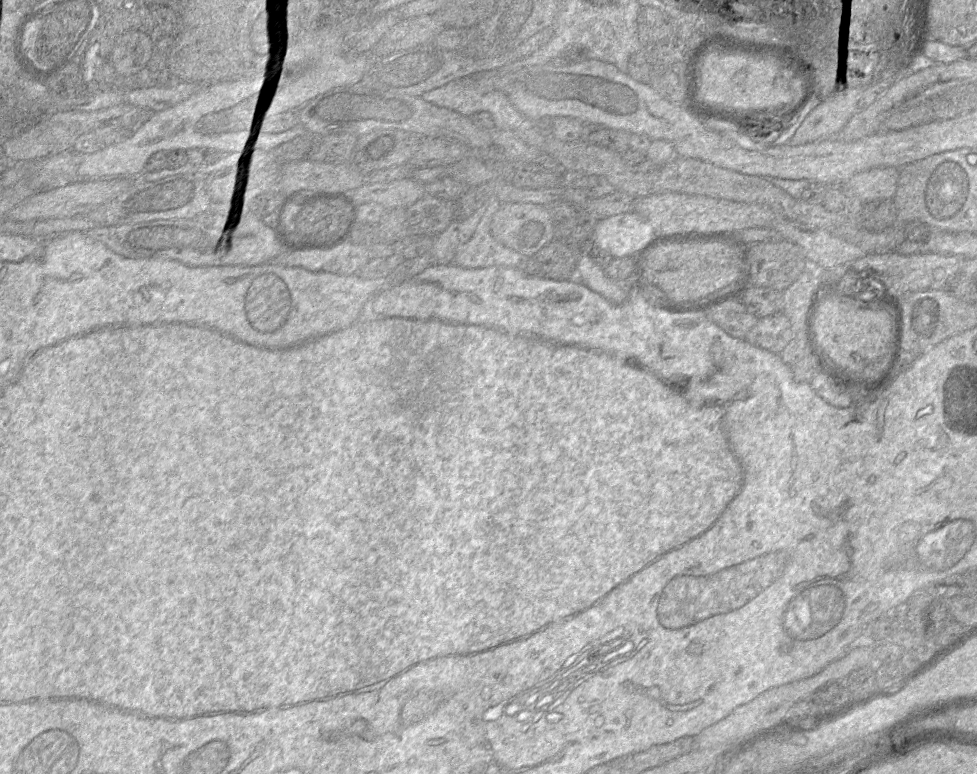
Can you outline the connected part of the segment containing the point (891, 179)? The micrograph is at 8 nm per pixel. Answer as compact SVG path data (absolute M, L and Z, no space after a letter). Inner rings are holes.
M877 167L853 175L848 184L855 196L864 201L893 199L899 180L899 169Z

